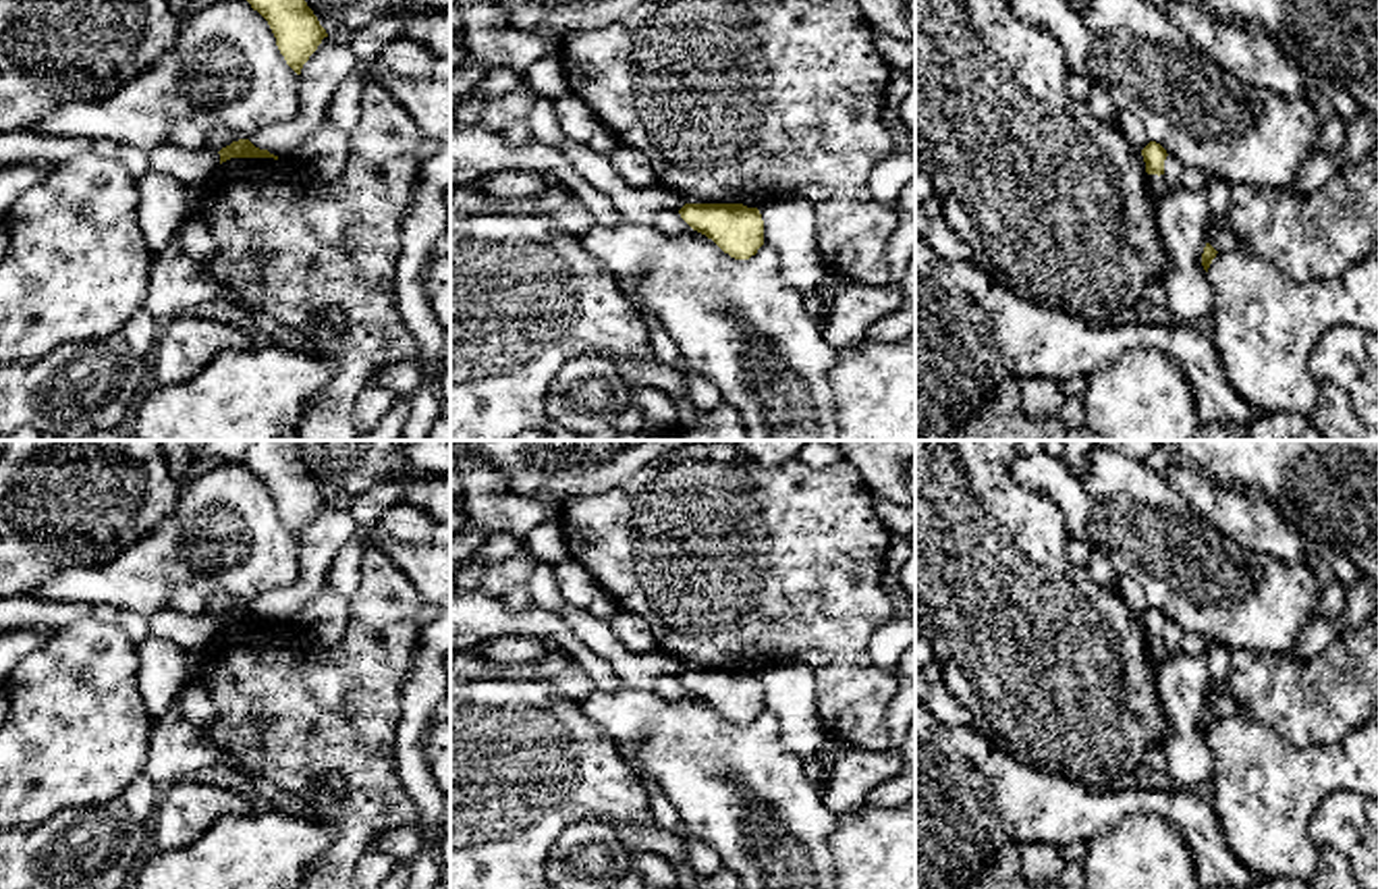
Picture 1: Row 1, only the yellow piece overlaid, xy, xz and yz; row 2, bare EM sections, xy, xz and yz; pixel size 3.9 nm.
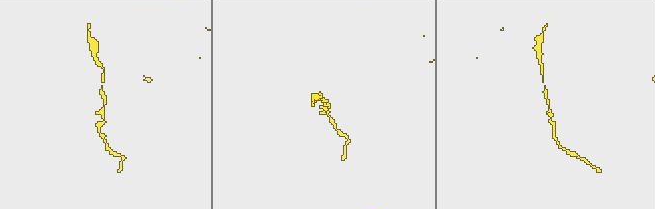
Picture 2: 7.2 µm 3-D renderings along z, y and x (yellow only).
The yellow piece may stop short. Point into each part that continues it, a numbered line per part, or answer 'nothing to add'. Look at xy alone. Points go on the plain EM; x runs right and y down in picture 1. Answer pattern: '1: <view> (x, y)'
nothing to add

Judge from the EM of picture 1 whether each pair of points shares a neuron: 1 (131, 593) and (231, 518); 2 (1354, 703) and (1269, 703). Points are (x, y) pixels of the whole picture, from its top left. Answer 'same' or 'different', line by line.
1: same
2: same

